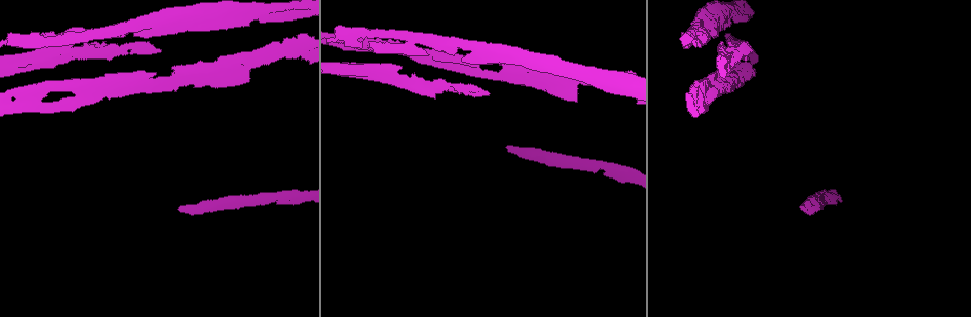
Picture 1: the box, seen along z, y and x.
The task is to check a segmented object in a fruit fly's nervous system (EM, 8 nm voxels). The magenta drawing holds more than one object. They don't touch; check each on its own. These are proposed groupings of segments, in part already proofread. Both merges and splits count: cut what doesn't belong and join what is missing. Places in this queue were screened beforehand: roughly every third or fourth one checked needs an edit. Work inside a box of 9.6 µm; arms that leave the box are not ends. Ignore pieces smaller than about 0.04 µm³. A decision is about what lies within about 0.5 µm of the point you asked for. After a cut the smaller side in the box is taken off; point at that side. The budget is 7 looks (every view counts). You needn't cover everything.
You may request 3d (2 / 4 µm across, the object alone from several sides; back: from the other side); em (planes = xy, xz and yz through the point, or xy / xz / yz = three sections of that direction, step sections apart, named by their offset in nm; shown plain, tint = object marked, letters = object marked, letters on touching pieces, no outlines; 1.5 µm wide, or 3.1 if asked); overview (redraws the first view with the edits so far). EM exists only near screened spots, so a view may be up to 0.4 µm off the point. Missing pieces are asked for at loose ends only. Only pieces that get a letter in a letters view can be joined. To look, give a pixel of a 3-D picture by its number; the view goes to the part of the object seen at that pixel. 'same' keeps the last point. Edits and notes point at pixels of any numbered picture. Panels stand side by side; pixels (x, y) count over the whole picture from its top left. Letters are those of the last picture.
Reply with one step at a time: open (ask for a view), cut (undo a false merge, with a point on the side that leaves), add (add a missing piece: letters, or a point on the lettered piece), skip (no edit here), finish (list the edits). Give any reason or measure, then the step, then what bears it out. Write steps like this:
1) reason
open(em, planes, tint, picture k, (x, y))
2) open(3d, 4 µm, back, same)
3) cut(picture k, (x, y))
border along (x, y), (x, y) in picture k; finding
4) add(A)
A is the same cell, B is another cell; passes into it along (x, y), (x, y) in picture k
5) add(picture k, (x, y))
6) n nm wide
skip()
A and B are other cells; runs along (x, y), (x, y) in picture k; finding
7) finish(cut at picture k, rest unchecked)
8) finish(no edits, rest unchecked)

a fork
open(em, 3.1 µm, planes, letters, picture 1, (53, 89))

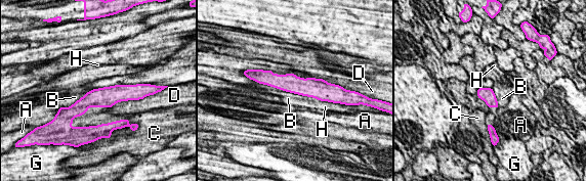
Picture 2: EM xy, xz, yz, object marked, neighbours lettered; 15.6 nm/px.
B touches over 900 nm
skip()
A, B, C, D, G and H are other cells; continuous, no second neuron

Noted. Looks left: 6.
thin end
open(em, planes, plain, picture 1, (508, 146))

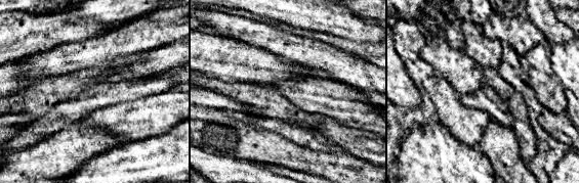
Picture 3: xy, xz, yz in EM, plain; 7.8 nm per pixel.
open(em, planes, letters, same)

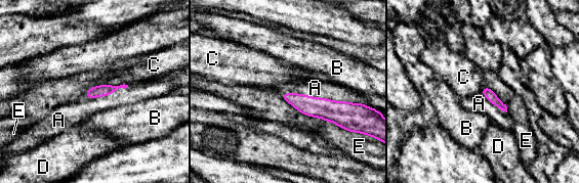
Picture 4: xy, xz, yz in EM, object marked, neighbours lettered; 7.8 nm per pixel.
add(A)
A is the same cell, B, C, D and E are other cells; passes into it along (347, 116), (321, 98), (315, 88) in picture 4; it goes on there

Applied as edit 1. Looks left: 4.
free end
open(em, xy, step 4, letters, picture 1, (517, 68))

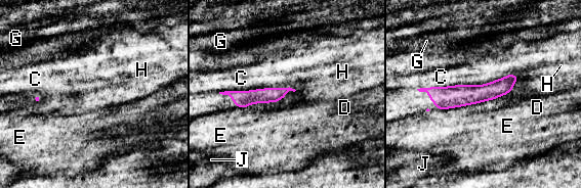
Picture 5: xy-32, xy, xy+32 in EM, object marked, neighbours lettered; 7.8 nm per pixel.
open(em, planes, letters, same)

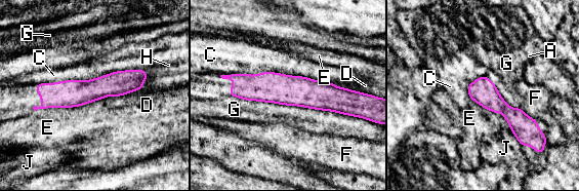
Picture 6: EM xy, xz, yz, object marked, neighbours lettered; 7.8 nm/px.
E touches over 550 nm
skip()
A, C, D, E, F, G, H and J are other cells; border along (101, 99), (34, 111) in picture 6; none of them fits

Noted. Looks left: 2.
finish(add at picture 4, rest unchecked)

